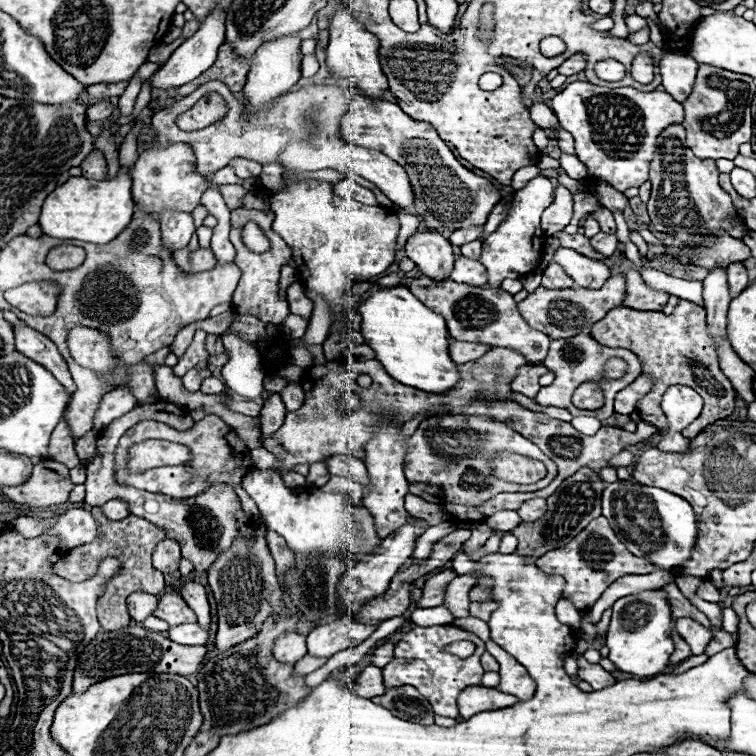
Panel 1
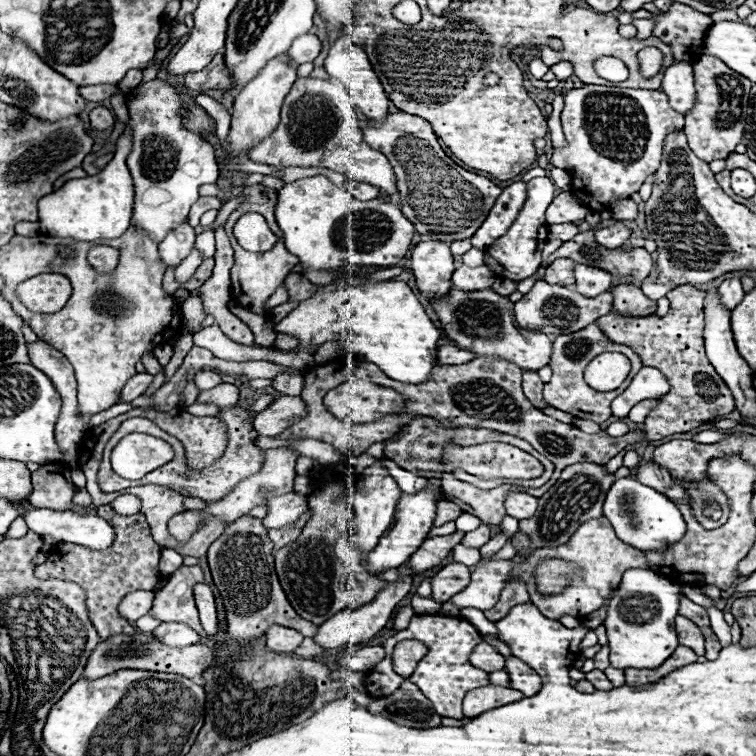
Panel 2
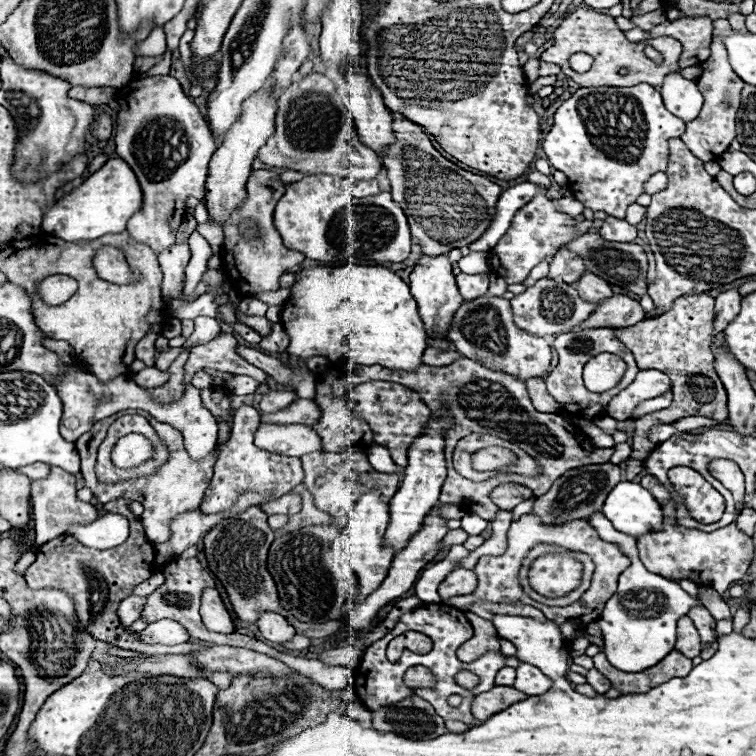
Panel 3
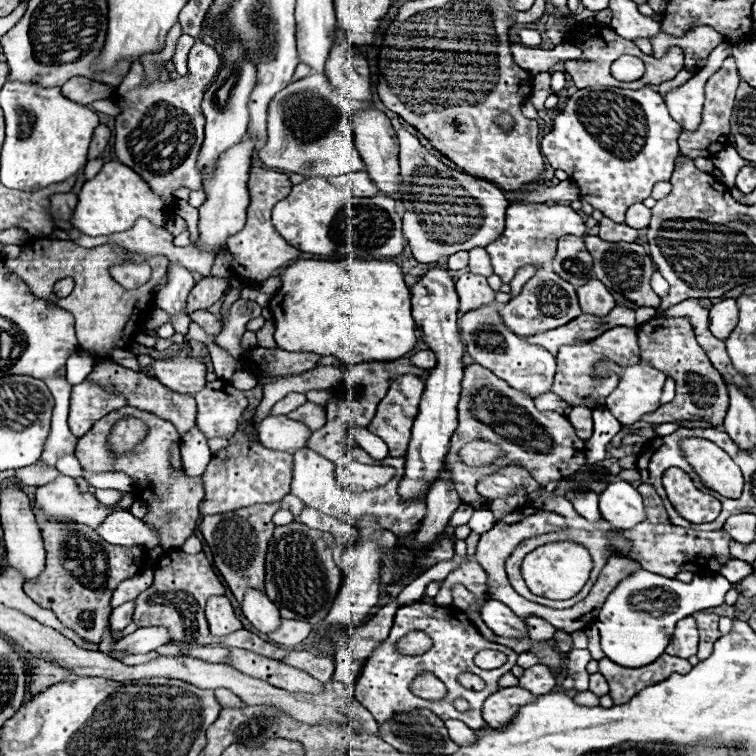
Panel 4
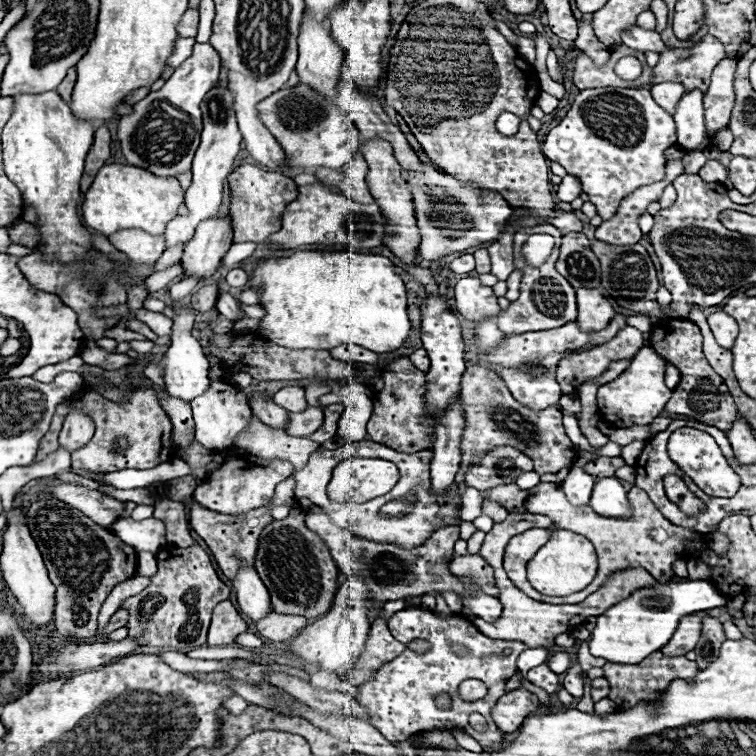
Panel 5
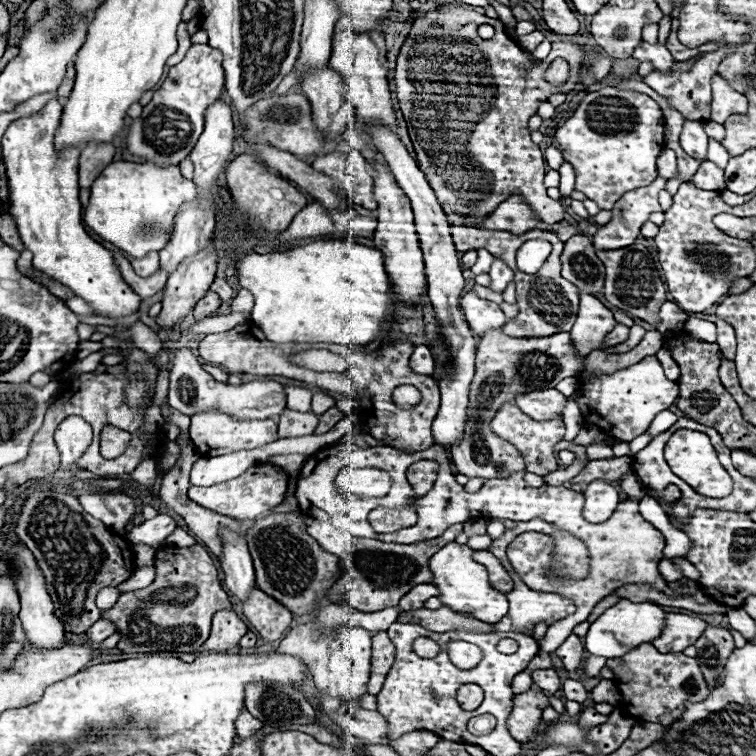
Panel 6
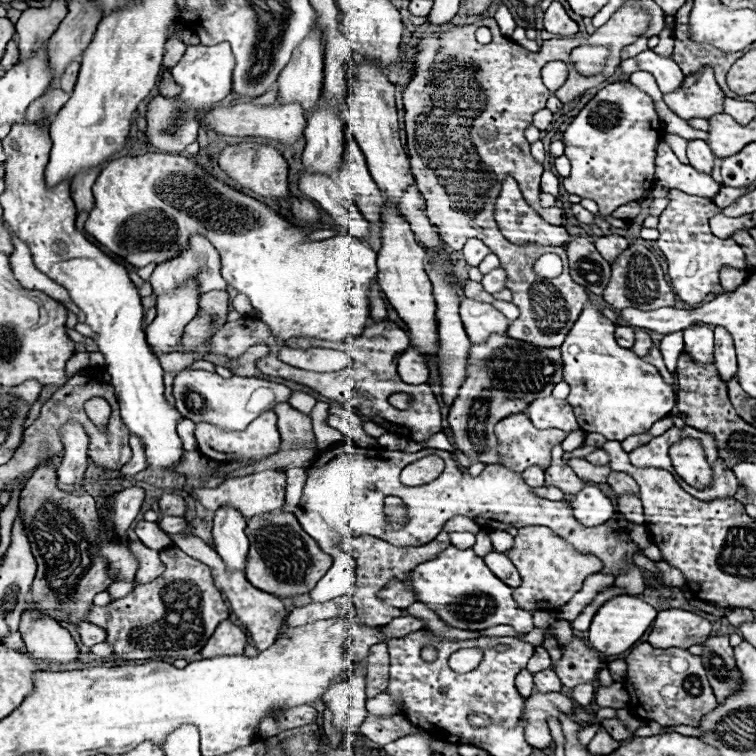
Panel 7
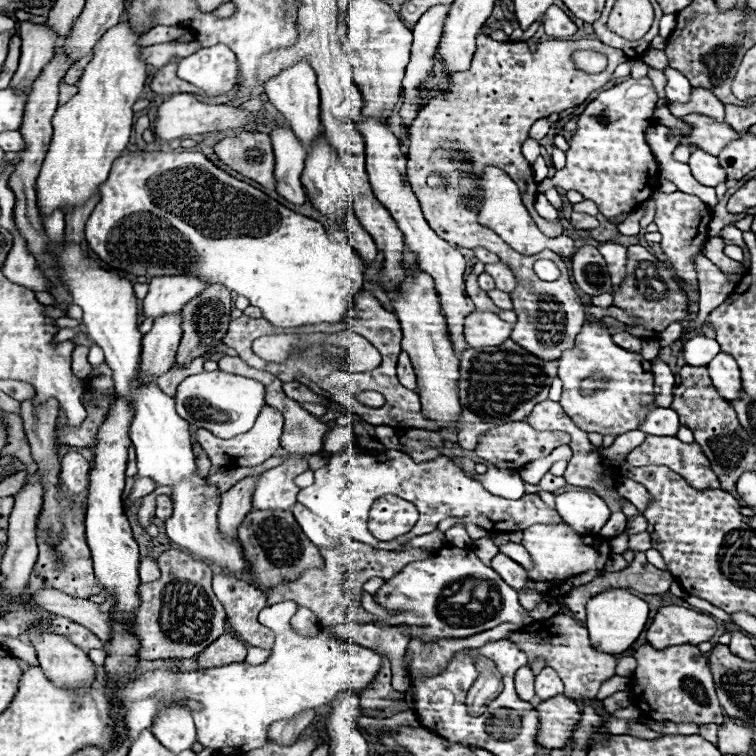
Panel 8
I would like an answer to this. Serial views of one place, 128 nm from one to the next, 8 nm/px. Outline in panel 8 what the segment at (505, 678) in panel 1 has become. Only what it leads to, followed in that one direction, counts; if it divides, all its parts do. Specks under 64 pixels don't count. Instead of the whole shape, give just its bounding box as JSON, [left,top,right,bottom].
[536,668,564,700]

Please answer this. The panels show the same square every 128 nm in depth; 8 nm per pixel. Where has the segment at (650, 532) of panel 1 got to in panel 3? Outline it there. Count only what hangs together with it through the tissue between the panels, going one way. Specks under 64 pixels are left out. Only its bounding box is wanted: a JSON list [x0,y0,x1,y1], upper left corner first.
[602,482,662,538]

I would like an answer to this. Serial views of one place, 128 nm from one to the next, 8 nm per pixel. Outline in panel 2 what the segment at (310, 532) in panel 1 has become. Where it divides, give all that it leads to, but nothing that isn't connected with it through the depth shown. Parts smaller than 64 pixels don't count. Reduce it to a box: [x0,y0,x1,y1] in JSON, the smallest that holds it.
[264,492,308,528]

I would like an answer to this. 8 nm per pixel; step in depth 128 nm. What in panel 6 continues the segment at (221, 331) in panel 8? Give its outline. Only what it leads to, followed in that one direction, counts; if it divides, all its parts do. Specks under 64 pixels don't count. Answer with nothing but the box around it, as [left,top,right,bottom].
[194,292,222,320]

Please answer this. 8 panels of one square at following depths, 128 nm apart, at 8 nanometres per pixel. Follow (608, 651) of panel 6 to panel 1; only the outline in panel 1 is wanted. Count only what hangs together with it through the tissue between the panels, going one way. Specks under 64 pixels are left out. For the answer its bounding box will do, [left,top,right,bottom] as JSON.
[606,590,674,678]

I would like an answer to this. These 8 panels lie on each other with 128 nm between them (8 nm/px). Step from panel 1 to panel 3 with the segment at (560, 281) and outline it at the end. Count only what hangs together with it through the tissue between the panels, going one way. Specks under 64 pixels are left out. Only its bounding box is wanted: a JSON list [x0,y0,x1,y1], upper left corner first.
[550,250,586,284]

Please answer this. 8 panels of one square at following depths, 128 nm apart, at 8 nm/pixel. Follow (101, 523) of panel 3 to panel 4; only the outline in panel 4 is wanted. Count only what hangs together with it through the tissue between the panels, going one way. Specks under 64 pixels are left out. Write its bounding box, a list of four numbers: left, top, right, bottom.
[96,512,160,550]

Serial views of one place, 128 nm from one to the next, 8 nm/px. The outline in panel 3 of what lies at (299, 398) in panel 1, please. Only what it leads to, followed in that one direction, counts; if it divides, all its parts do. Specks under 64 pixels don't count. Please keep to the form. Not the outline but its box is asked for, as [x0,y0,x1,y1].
[236,346,316,400]

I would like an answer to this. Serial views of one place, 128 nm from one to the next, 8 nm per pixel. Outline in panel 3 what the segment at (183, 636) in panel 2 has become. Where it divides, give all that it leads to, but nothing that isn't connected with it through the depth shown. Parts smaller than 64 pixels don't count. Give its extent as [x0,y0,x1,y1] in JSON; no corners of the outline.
[138,620,190,646]

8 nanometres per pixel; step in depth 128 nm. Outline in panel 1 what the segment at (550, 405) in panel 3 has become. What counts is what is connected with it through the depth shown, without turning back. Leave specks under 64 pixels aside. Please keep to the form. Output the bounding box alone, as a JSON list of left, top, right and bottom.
[512,364,548,398]

